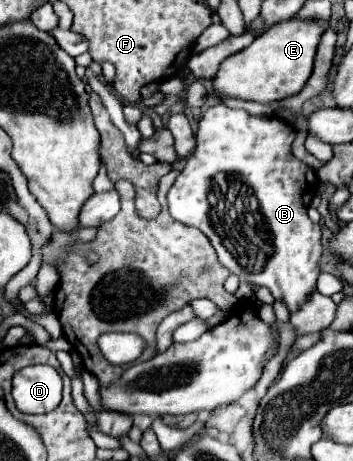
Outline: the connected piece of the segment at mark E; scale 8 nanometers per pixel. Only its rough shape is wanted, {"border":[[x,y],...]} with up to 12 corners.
{"border":[[320,20],[270,26],[222,62],[214,94],[270,104],[312,74]]}

